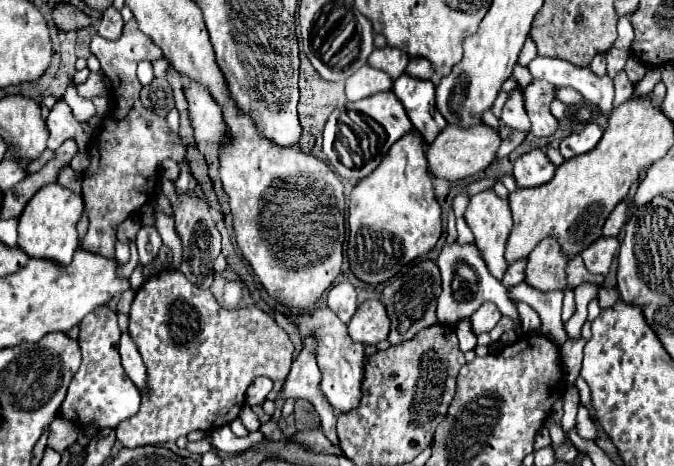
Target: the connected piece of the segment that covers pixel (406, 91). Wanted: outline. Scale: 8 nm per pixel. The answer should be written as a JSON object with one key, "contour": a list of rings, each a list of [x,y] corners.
{"contour":[[[401,75],[393,83],[393,93],[403,103],[411,123],[427,143],[431,143],[447,127],[447,121],[435,107],[435,85],[431,81]]]}

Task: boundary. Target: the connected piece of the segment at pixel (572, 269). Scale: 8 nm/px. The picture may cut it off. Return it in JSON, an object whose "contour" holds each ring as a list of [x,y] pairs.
{"contour":[[[577,255],[575,259],[571,259],[571,261],[567,263],[567,285],[573,287],[573,289],[579,287],[581,283],[593,283],[593,285],[597,283],[597,285],[601,285],[603,279],[605,279],[605,277],[601,277],[601,275],[591,275],[591,273],[585,269],[581,255]]]}

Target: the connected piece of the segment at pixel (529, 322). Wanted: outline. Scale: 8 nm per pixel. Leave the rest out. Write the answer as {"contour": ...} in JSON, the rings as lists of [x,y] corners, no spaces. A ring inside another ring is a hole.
{"contour":[[[515,303],[519,309],[519,317],[521,317],[521,327],[525,335],[537,335],[541,329],[541,319],[537,315],[537,311],[525,303]]]}

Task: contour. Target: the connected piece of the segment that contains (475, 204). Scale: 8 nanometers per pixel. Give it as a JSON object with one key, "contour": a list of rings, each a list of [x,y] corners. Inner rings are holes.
{"contour":[[[491,189],[481,191],[481,193],[471,197],[467,211],[465,211],[465,221],[475,235],[475,243],[483,253],[483,261],[487,263],[487,269],[491,271],[491,275],[495,275],[495,279],[501,279],[505,269],[507,269],[507,263],[505,263],[505,257],[503,257],[505,241],[507,241],[511,225],[513,225],[509,203],[505,199],[499,199]]]}

